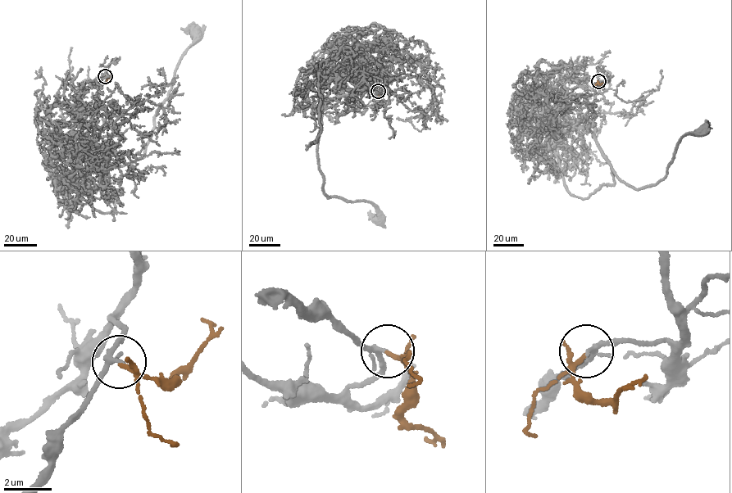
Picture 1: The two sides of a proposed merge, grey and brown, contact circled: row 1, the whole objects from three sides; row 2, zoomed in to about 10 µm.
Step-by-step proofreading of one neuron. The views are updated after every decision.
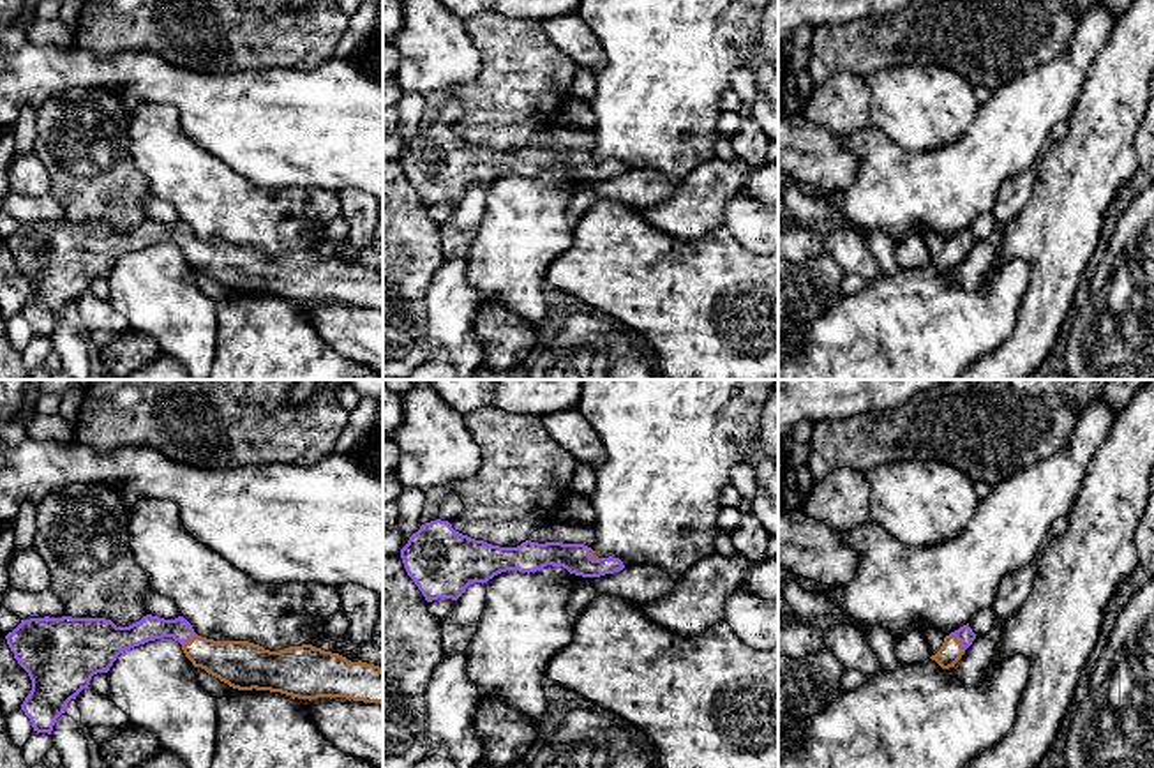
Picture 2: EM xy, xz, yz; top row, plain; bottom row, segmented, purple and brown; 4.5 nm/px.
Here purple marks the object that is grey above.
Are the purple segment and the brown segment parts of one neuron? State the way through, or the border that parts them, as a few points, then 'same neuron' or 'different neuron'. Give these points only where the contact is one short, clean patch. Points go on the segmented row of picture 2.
runs through yz (964, 634), (959, 640), (951, 650); same neuron

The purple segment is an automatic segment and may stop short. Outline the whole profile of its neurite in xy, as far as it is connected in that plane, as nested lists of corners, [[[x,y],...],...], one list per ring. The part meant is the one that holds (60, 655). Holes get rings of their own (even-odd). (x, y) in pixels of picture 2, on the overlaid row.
[[[146,614],[129,627],[116,627],[106,618],[30,618],[5,636],[18,664],[28,673],[32,690],[21,710],[34,731],[51,734],[55,720],[65,713],[67,703],[90,685],[97,673],[108,673],[116,657],[148,641],[173,637],[182,644],[194,667],[205,669],[238,690],[270,690],[298,699],[346,697],[383,704],[383,669],[367,662],[351,662],[346,657],[325,651],[312,644],[289,646],[279,651],[265,650],[249,641],[214,641],[194,632],[192,625],[178,616],[164,620]]]

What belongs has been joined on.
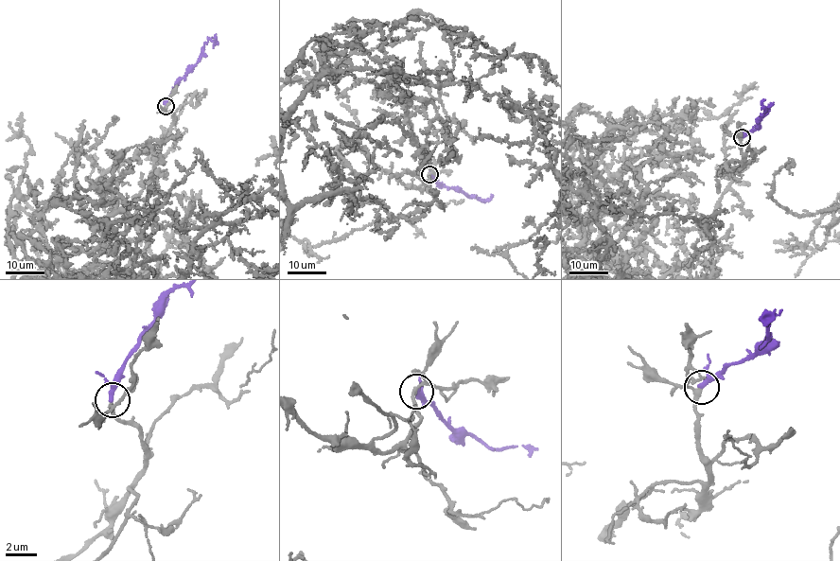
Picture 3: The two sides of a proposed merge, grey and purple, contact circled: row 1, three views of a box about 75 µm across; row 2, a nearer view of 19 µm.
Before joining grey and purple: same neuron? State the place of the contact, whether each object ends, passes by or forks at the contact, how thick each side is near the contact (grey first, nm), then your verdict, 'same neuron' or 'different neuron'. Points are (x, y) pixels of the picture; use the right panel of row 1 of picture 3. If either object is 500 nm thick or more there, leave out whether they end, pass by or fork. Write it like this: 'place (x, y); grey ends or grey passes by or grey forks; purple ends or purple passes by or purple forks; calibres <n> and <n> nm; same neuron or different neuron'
place (742, 137); grey passes by; purple passes by; calibres 190 and 220 nm; same neuron

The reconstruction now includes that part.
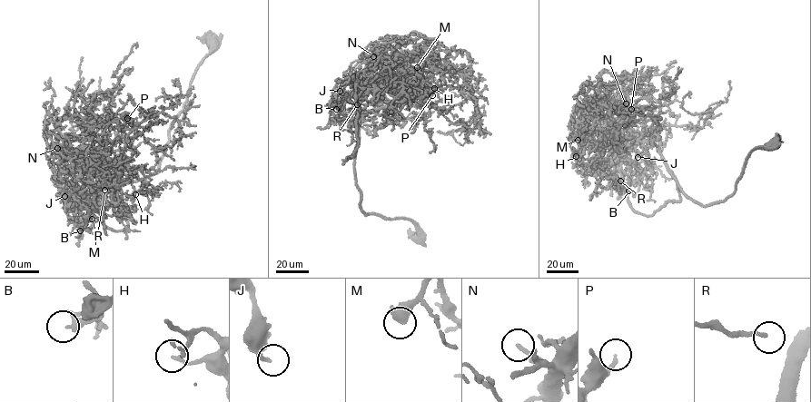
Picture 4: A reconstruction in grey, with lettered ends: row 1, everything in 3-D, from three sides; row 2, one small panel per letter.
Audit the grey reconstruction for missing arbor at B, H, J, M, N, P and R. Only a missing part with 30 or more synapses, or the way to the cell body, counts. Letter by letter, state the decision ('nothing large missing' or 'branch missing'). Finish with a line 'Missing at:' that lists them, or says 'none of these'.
B: nothing large missing
H: nothing large missing
J: nothing large missing
M: branch missing
N: branch missing
P: nothing large missing
R: branch missing
Missing at: M, N, R

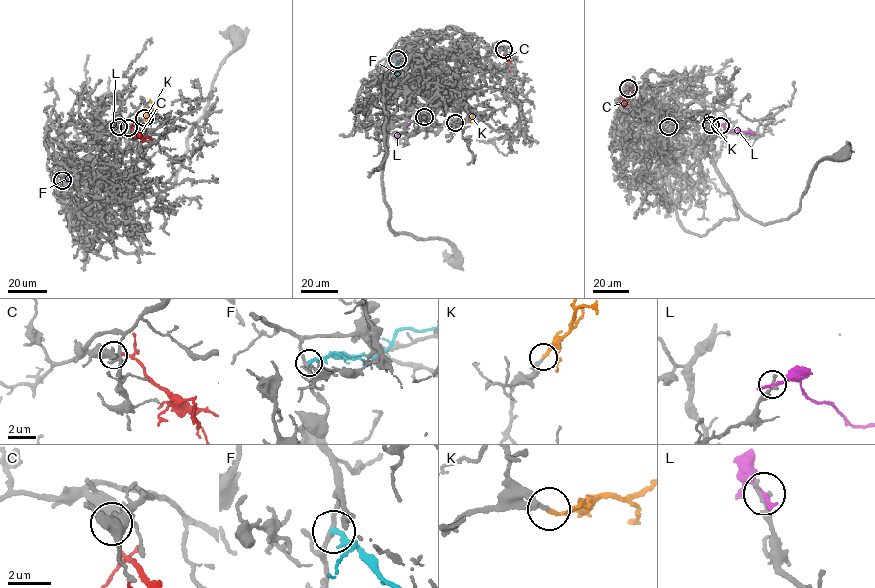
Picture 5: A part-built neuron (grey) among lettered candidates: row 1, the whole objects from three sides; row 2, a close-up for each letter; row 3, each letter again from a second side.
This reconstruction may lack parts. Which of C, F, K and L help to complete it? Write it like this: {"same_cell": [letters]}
{"same_cell": ["K"]}

